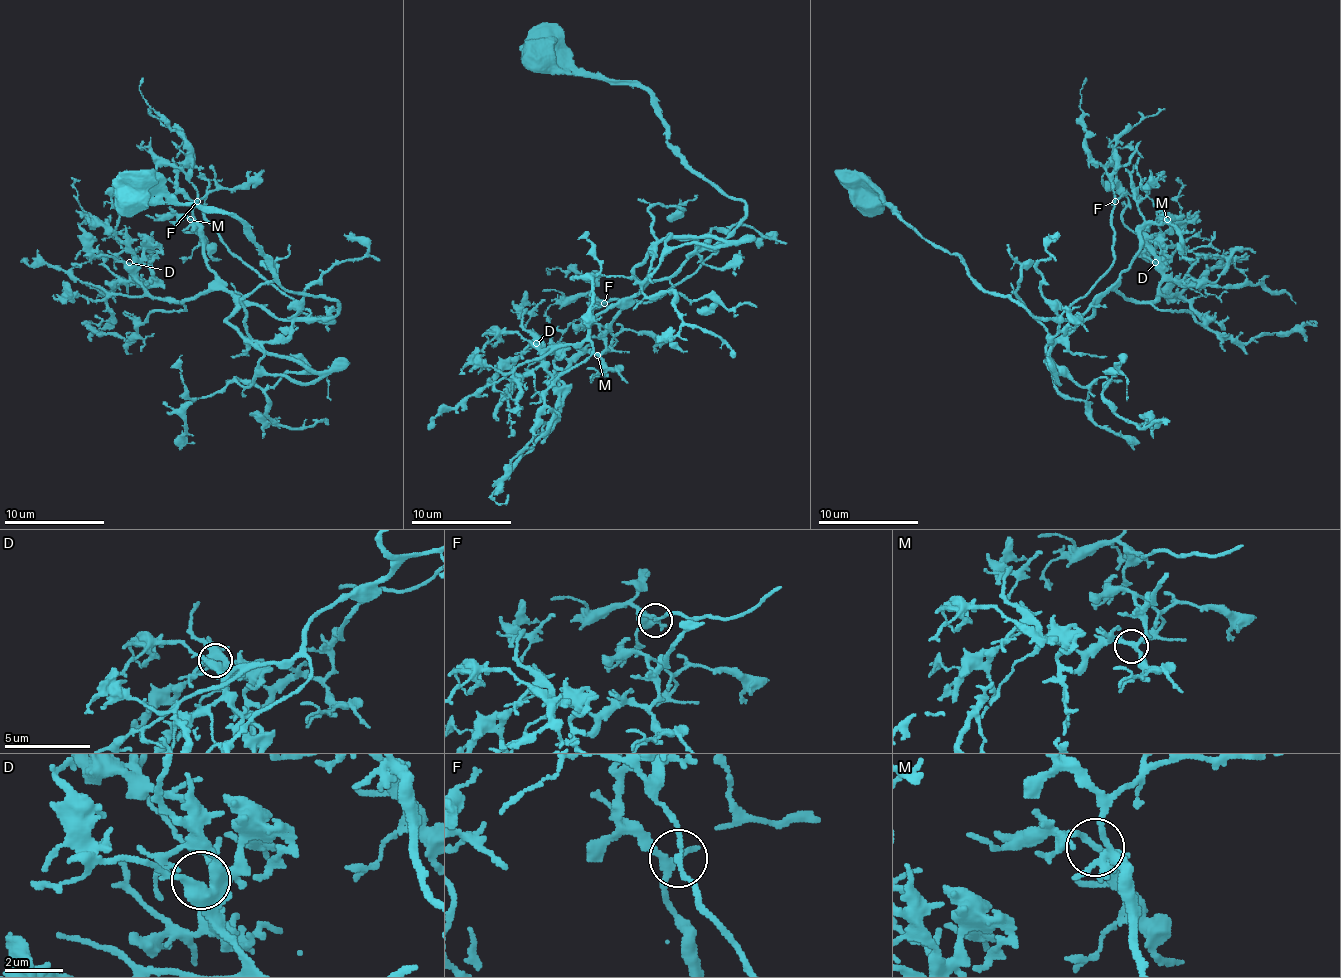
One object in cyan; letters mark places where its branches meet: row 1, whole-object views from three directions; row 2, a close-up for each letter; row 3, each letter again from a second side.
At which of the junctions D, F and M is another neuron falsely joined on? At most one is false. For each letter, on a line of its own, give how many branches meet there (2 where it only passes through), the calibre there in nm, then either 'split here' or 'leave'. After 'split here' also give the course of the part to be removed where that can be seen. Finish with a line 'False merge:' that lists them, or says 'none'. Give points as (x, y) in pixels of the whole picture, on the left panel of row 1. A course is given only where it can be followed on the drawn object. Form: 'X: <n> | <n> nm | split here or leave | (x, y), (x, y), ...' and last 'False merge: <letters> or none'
D: 2 | 440 nm | leave
F: 2 | 140 nm | leave
M: 3 | 180 nm | leave
False merge: none

